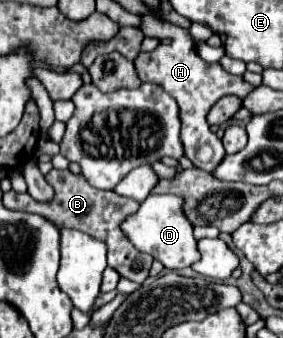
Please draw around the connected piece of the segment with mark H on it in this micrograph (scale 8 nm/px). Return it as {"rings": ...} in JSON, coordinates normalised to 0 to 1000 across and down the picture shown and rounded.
{"rings":[[[548,50],[505,56],[505,86],[512,86],[519,109],[562,109],[562,115],[604,109],[604,133],[576,133],[569,127],[548,151],[498,157],[477,175],[484,222],[491,222],[498,240],[527,240],[527,246],[569,251],[604,287],[618,287],[618,299],[633,305],[633,328],[640,328],[647,459],[696,500],[753,512],[767,500],[774,476],[788,476],[795,441],[788,441],[781,411],[746,388],[746,376],[731,364],[731,334],[760,311],[760,299],[774,299],[781,287],[795,287],[795,281],[837,281],[837,287],[859,293],[901,257],[880,251],[880,246],[866,246],[852,228],[788,210],[774,186],[724,186],[696,163],[696,139],[682,133],[661,86],[640,86],[640,80],[604,74],[604,68],[555,62]]]}

